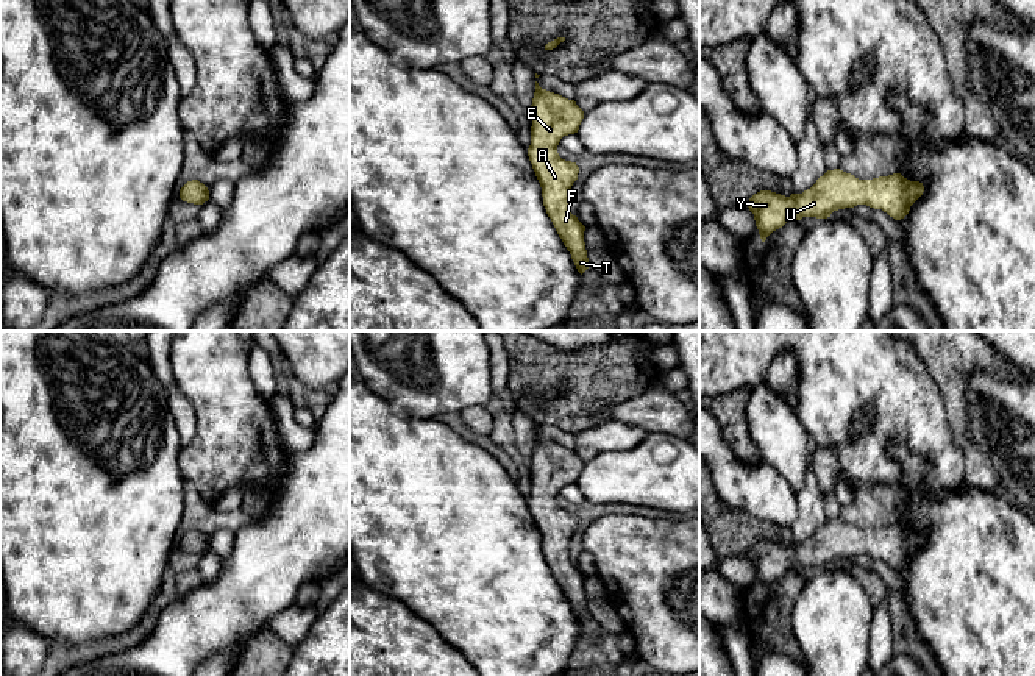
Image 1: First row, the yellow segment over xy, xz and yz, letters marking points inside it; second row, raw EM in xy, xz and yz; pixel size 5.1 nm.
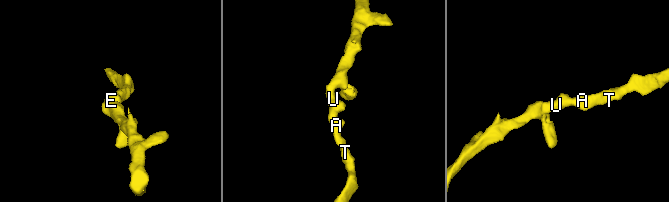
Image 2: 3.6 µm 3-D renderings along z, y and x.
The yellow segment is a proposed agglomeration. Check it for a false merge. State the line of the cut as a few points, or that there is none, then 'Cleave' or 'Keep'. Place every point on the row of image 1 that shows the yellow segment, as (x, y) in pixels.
No split. Keep

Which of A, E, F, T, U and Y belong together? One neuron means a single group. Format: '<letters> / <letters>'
A E F T U Y

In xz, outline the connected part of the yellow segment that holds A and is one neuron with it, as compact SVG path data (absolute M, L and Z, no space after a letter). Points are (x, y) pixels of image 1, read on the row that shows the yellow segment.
M535 81L529 114L532 126L528 156L542 187L543 206L582 275L590 265L584 242L585 226L568 208L570 189L578 180L579 167L562 159L557 145L564 136L578 133L584 111L574 100L542 89Z

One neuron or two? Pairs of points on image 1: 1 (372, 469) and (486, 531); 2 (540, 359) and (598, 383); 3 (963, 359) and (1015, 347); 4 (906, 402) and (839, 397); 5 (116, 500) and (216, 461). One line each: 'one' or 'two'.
1: one
2: one
3: two
4: one
5: two

